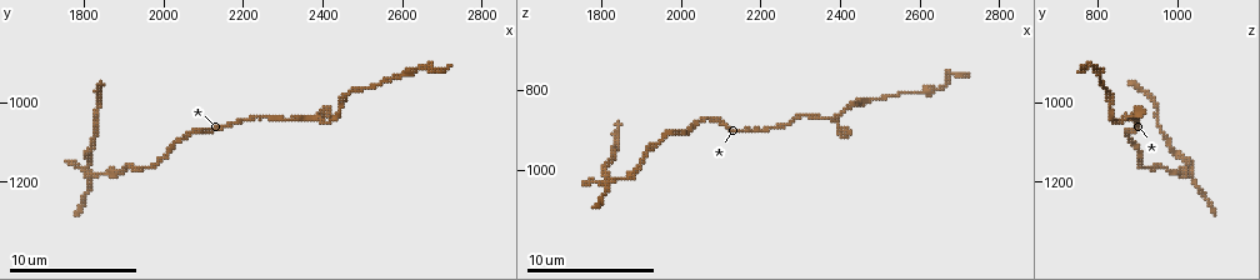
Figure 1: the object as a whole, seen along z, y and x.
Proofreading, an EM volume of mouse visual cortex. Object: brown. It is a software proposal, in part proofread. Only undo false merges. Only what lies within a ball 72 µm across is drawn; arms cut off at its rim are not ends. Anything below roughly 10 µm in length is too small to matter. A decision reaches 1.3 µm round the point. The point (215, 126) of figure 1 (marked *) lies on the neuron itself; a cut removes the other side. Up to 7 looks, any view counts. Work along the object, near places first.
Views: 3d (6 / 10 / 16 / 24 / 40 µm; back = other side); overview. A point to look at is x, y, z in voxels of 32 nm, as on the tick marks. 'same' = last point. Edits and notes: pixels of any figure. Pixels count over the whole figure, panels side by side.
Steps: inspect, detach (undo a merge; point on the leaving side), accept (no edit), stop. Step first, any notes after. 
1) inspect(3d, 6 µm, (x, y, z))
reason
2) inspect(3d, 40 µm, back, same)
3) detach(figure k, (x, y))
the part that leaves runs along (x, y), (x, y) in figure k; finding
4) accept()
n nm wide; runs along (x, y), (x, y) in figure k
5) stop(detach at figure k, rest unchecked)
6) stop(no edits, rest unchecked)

inspect(3d, 6 µm, (2365, 1035, 865))
a narrow waist

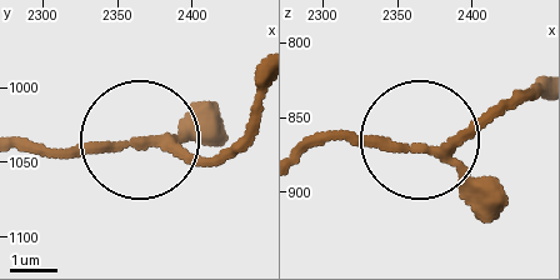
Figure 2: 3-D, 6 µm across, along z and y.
accept()
170 nm wide; continuous, no second neuron

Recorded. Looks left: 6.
inspect(3d, 10 µm, (1850, 1175, 1015))
a narrow waist

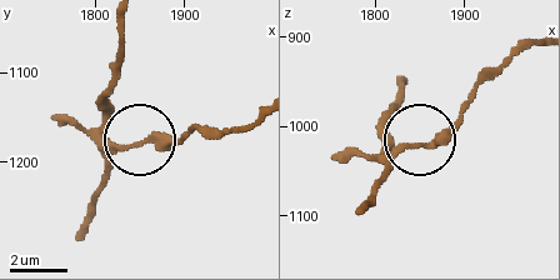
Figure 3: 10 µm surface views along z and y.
accept()
260 nm wide; runs along (534, 43), (505, 60), (426, 144), (358, 153) in figure 3; all the same neuron

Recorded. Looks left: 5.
stop(no edits, rest unchecked)

